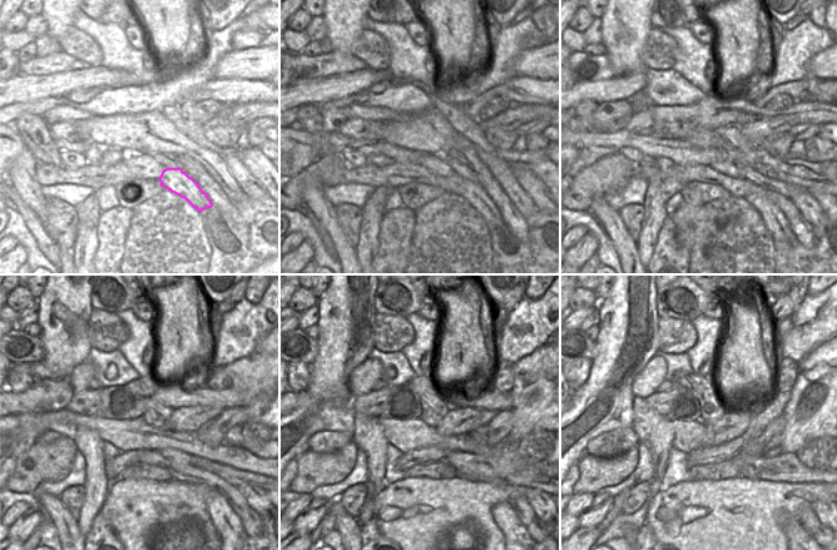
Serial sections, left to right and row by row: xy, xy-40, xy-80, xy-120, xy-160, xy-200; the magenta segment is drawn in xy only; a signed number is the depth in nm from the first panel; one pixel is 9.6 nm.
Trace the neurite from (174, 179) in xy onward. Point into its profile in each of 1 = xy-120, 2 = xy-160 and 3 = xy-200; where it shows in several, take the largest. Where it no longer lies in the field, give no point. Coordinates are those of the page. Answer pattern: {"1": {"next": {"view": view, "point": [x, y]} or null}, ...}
{"1": {"next": {"view": "xy-120", "point": [226, 521]}}, "2": {"next": {"view": "xy-160", "point": [504, 515]}}, "3": {"next": {"view": "xy-200", "point": [793, 529]}}}

